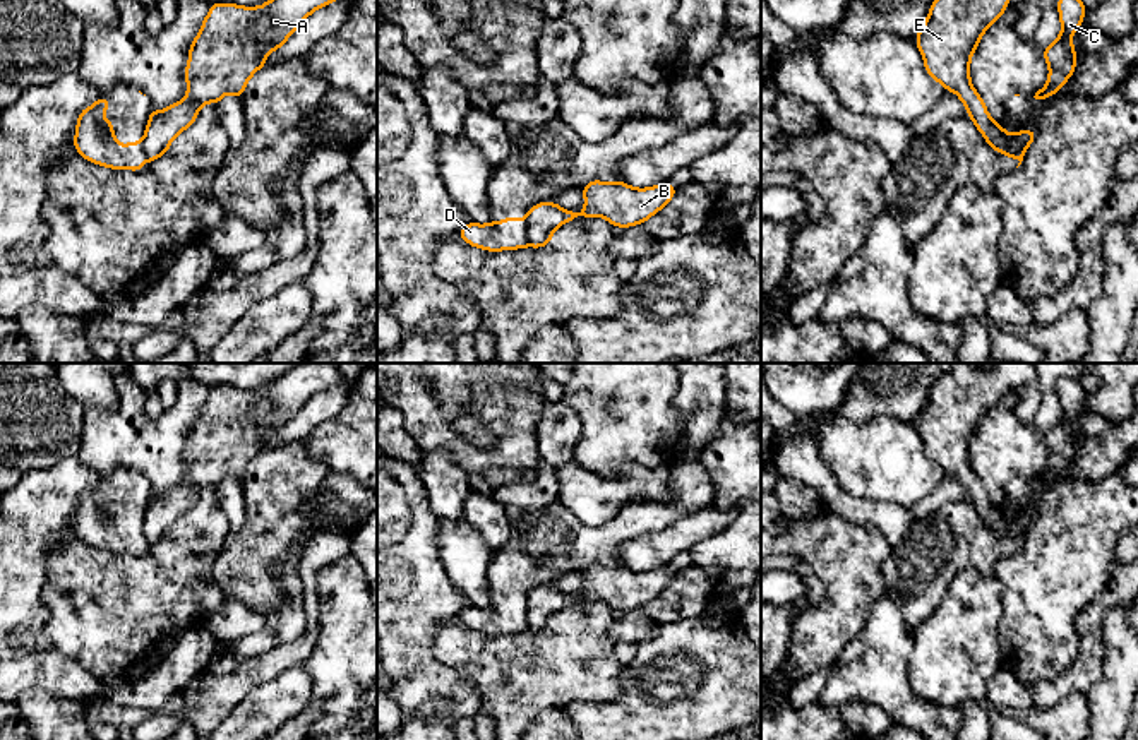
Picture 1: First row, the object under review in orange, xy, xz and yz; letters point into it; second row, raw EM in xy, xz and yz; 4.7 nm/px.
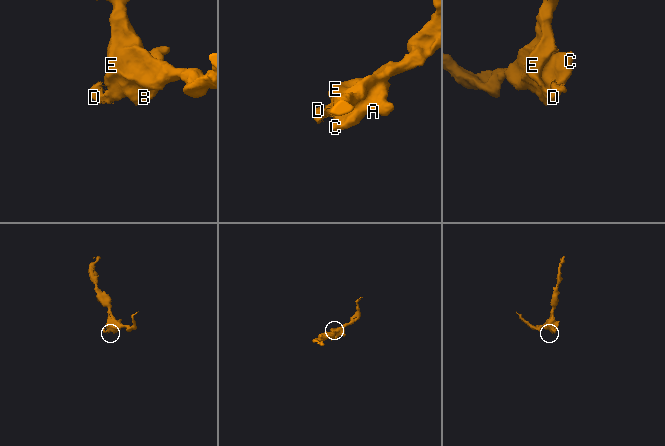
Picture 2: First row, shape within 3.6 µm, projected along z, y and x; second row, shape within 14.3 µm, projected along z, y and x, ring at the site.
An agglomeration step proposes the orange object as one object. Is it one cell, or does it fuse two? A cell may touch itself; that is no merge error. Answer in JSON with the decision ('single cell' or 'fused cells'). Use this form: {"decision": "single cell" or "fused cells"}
{"decision": "fused cells"}

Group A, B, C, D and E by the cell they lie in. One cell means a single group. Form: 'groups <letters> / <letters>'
groups A B C E / D

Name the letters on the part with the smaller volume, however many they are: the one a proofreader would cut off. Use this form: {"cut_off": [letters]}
{"cut_off": ["D"]}

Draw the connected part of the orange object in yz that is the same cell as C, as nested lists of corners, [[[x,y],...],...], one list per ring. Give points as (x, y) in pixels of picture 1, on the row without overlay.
[[[1063,377],[1059,380],[1057,394],[1061,403],[1061,420],[1042,435],[1042,440],[1049,449],[1049,462],[1040,474],[1030,478],[1032,486],[1054,480],[1073,459],[1078,440],[1075,437],[1071,418],[1081,409],[1085,392],[1085,387],[1076,379]]]

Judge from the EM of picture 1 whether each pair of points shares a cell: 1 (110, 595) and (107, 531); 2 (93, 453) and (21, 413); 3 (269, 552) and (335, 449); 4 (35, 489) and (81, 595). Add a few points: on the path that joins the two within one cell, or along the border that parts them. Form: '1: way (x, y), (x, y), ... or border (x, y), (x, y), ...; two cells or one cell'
1: border (74, 530), (84, 542), (105, 550), (148, 550); two cells
2: border (84, 410), (81, 447), (76, 454); two cells
3: border (304, 439), (305, 449), (331, 471); two cells
4: border (72, 528), (47, 557), (45, 581); two cells

